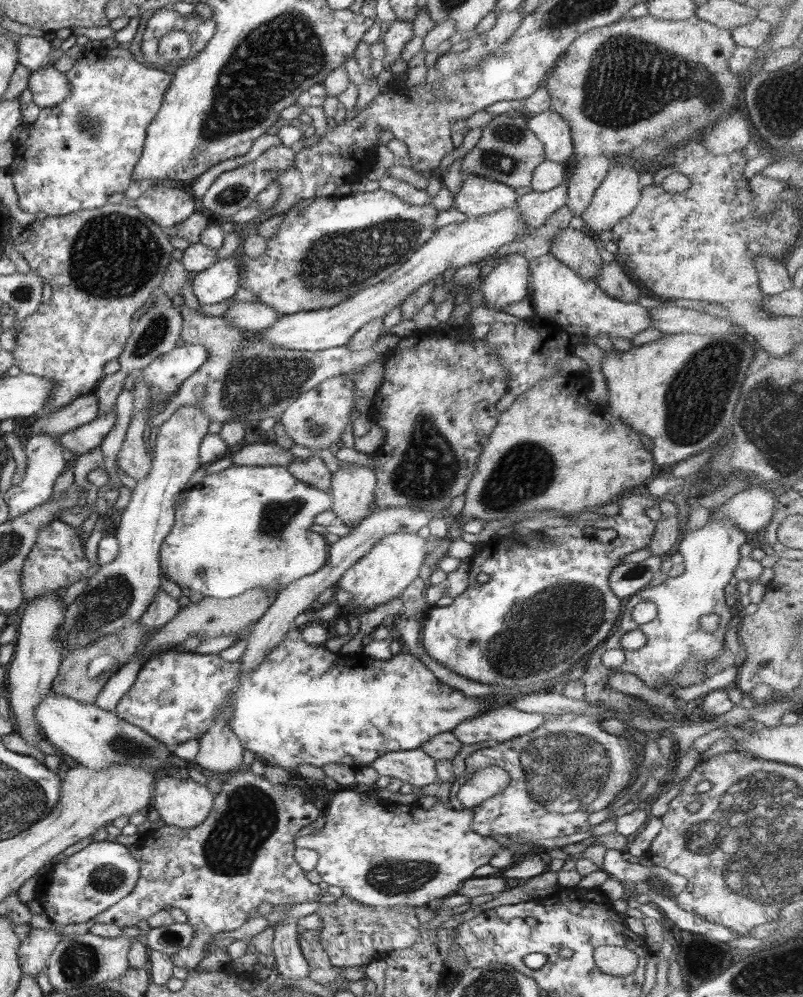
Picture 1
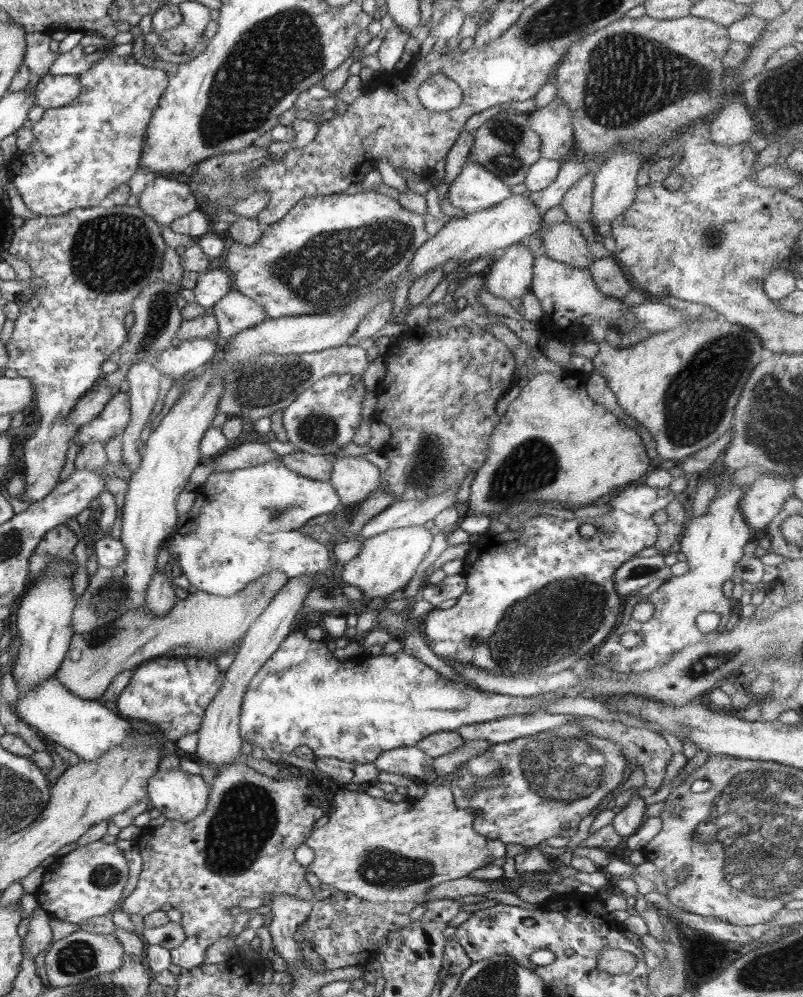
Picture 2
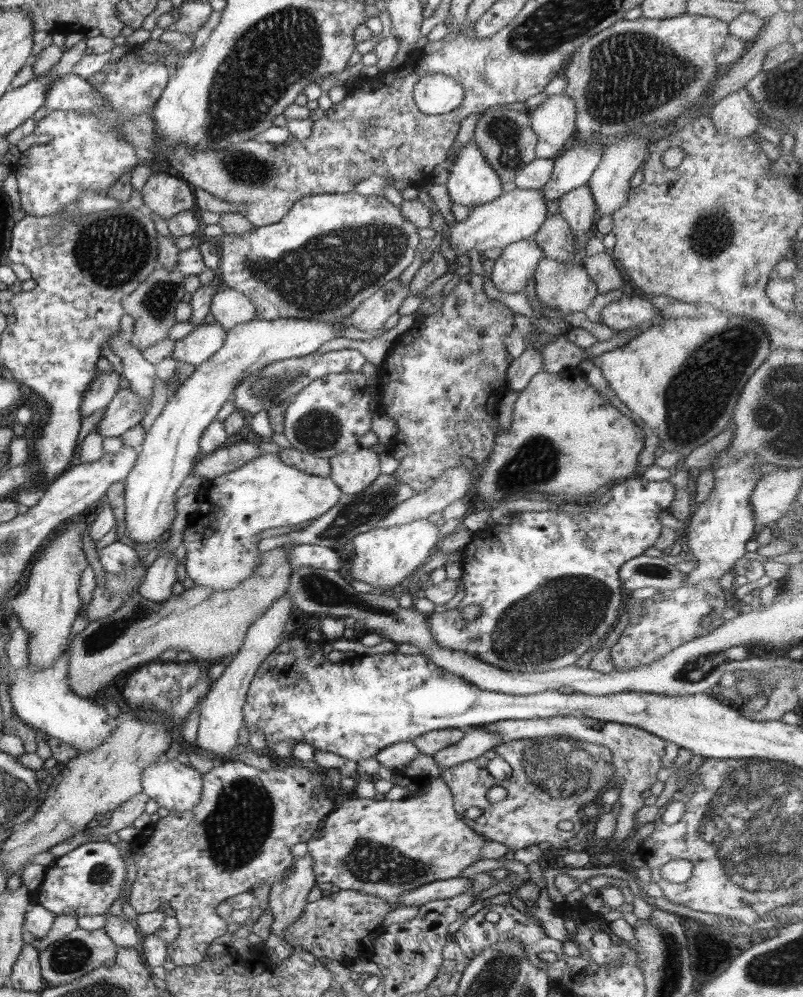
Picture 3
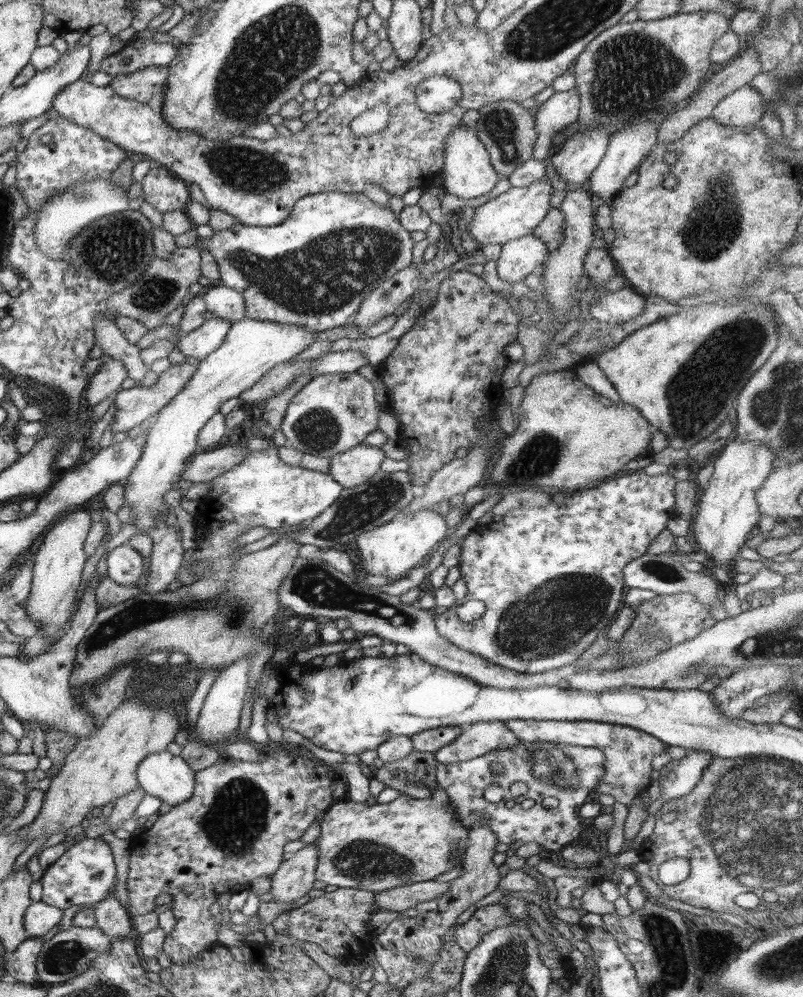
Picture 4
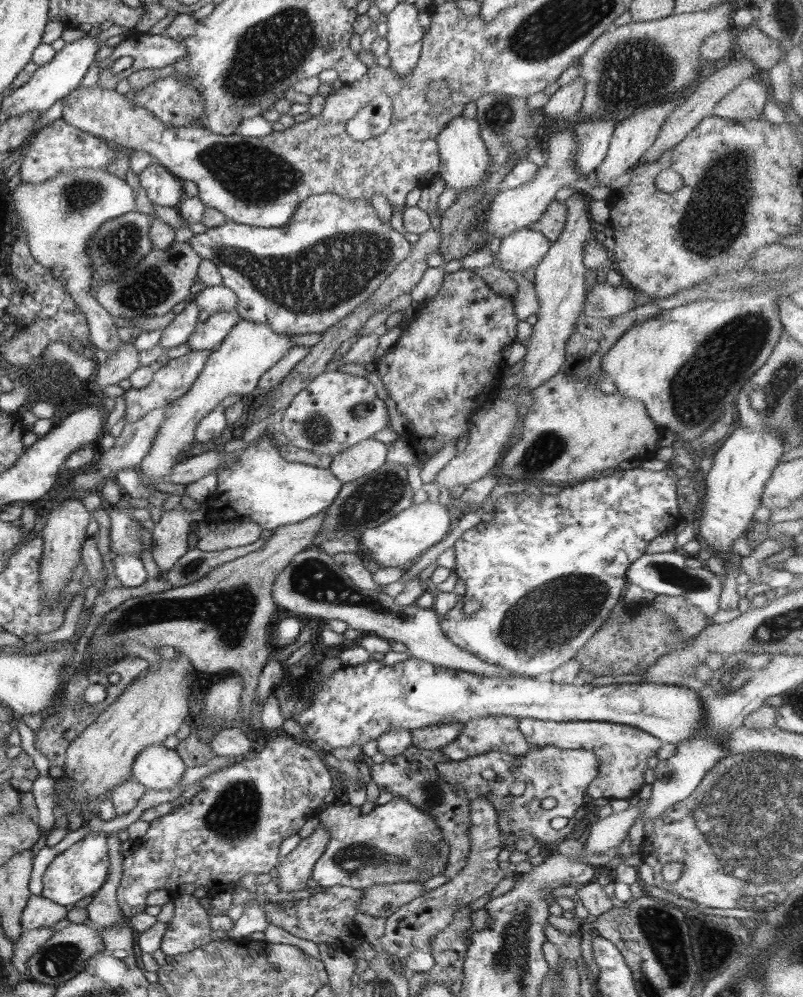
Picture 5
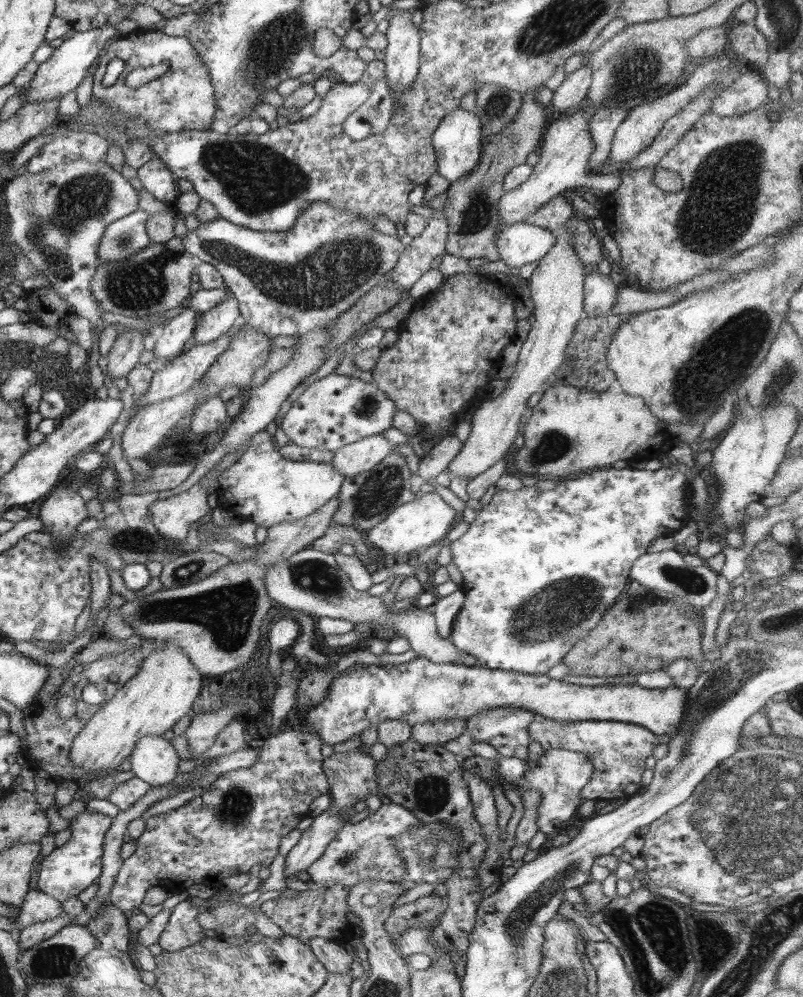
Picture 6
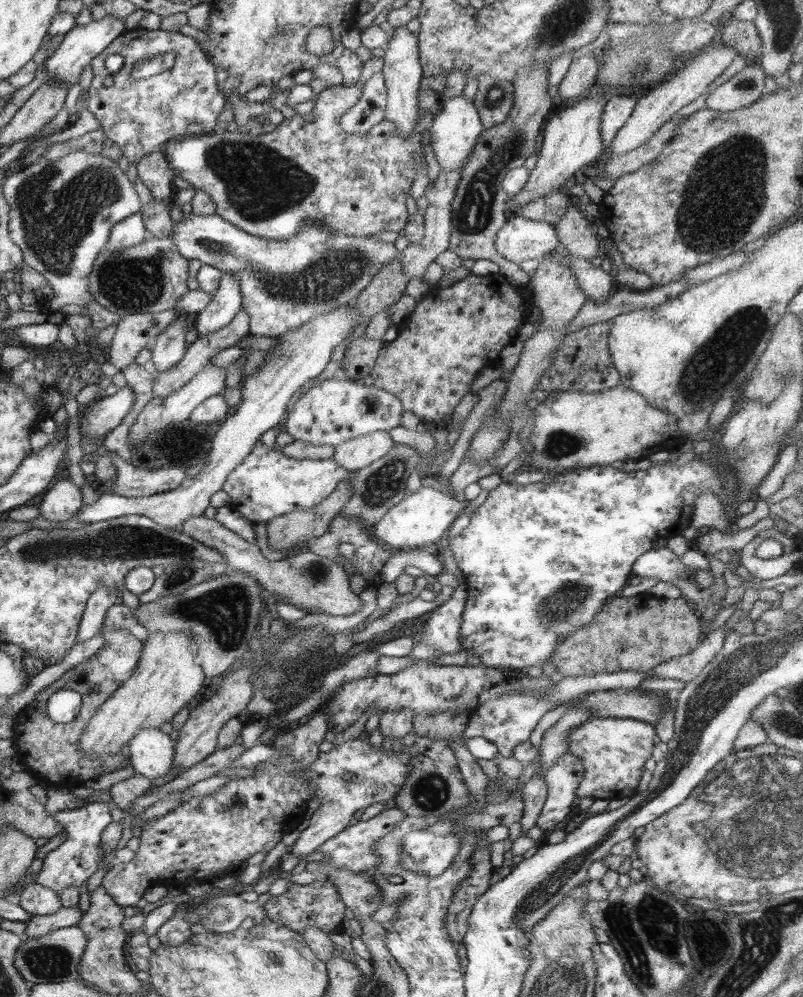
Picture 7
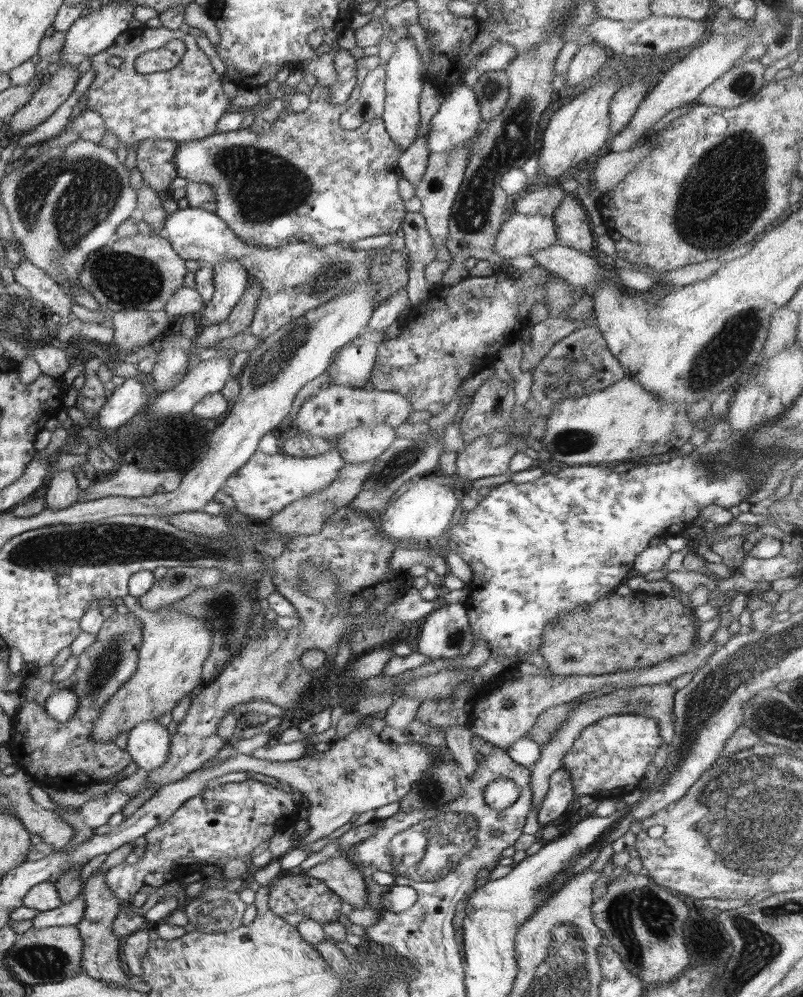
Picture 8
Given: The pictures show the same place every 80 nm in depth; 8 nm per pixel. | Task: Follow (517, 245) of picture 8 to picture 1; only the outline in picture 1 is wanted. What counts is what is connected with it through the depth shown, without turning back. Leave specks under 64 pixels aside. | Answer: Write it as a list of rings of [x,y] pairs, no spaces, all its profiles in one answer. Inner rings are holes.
[[[518,252],[511,253],[497,262],[490,262],[488,268],[477,285],[478,290],[482,291],[484,295],[486,308],[500,310],[510,304],[520,302],[529,296],[529,260],[523,254]]]

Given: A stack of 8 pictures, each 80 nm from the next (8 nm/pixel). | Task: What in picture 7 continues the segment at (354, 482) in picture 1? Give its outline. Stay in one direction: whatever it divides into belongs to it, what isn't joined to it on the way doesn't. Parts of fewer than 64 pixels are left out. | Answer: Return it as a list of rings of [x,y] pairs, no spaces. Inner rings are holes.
[[[377,430],[335,447],[333,459],[347,471],[360,470],[386,456],[395,442],[389,431]]]

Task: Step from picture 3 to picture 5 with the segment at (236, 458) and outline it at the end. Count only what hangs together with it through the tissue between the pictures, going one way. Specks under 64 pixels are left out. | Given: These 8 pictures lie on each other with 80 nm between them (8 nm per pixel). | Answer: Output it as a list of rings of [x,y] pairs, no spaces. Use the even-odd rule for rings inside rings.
[[[222,449],[203,452],[185,460],[181,460],[171,468],[167,482],[173,484],[190,485],[208,476],[211,472],[225,464],[228,454]]]

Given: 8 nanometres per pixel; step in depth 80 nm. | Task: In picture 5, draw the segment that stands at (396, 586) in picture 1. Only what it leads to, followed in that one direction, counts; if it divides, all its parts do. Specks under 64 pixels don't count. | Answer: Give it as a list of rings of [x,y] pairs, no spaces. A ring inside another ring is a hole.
[[[428,499],[423,504],[414,504],[406,508],[403,512],[384,522],[384,524],[376,526],[376,528],[364,530],[358,538],[361,544],[366,547],[374,569],[399,568],[401,571],[406,572],[430,548],[436,546],[440,541],[444,541],[450,534],[453,525],[447,508],[441,506],[439,502],[432,502]]]

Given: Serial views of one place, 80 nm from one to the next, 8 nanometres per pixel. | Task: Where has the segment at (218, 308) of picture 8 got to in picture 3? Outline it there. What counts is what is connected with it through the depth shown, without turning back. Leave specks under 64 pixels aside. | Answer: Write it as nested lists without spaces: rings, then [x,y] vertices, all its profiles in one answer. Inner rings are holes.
[[[217,321],[202,324],[186,337],[176,340],[170,356],[198,367],[222,348],[226,335],[225,327]]]

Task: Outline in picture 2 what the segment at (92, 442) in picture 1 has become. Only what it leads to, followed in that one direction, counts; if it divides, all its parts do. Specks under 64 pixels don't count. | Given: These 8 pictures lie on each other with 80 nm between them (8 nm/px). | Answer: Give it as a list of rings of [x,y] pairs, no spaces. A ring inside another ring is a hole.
[[[119,391],[112,397],[102,412],[87,425],[79,427],[73,436],[73,442],[84,446],[91,442],[106,443],[118,434],[122,434],[130,420],[130,405],[127,392]]]

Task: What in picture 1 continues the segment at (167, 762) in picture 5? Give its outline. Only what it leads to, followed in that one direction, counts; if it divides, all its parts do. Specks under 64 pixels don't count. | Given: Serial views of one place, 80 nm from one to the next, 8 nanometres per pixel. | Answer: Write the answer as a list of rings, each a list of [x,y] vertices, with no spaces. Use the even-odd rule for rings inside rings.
[[[166,774],[156,779],[152,798],[150,808],[158,810],[161,822],[178,828],[202,824],[215,806],[215,794],[207,786]]]

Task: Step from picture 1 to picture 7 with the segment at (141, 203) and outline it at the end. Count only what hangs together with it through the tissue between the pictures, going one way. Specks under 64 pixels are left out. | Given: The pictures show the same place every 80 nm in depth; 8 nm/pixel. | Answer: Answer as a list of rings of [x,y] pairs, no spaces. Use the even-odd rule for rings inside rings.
[[[158,148],[136,163],[139,178],[151,190],[152,196],[160,200],[172,198],[175,192],[174,171],[164,157],[162,148]]]

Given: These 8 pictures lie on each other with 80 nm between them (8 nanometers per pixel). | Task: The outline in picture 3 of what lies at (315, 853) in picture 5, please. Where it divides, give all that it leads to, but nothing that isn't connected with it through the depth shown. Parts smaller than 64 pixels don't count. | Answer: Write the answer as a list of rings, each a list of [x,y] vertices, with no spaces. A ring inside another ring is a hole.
[[[309,854],[302,857],[302,859],[295,860],[295,865],[289,870],[287,876],[271,886],[269,910],[271,910],[272,918],[274,919],[271,932],[282,937],[286,927],[294,924],[300,918],[300,915],[305,911],[305,906],[309,903],[306,899],[314,884],[313,860]]]

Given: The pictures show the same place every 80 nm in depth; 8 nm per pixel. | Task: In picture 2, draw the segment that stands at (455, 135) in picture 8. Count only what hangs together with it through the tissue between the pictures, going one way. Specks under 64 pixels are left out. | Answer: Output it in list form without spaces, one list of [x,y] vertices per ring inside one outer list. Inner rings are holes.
[[[468,158],[462,172],[450,184],[447,197],[456,208],[472,214],[492,208],[512,195],[510,185]]]

